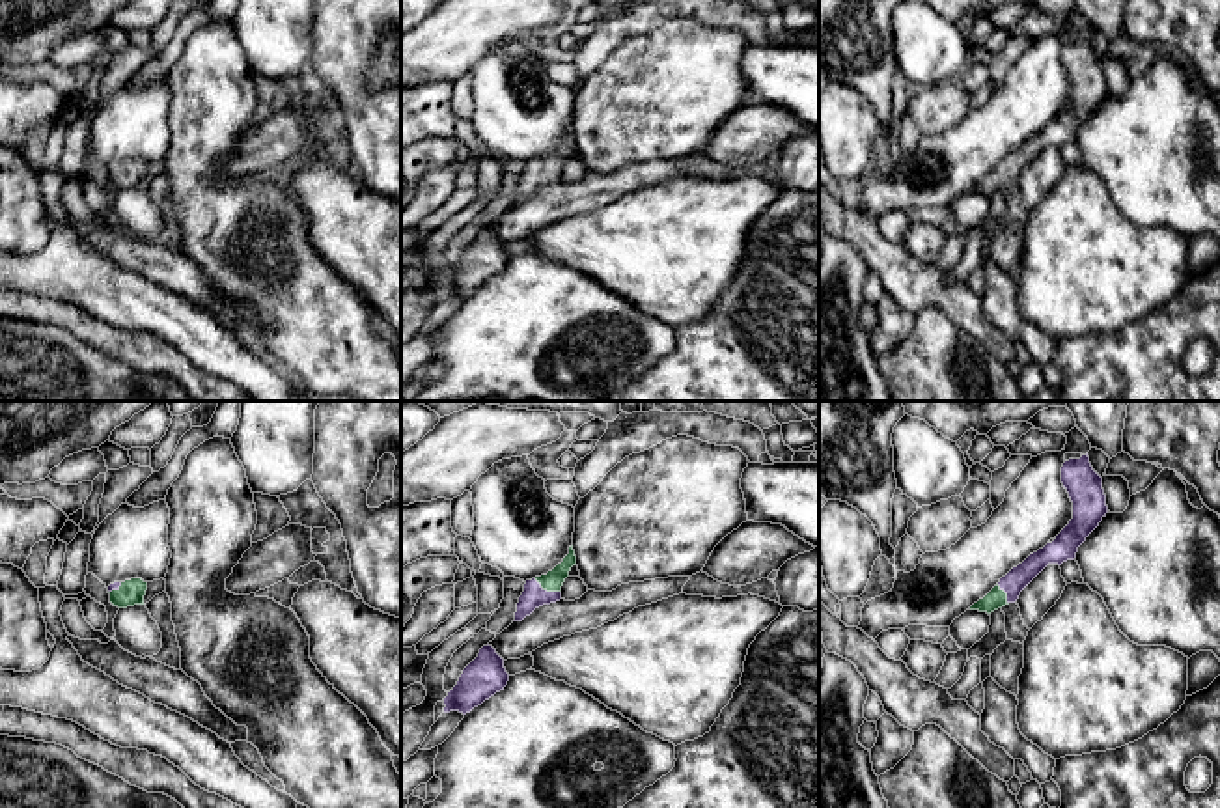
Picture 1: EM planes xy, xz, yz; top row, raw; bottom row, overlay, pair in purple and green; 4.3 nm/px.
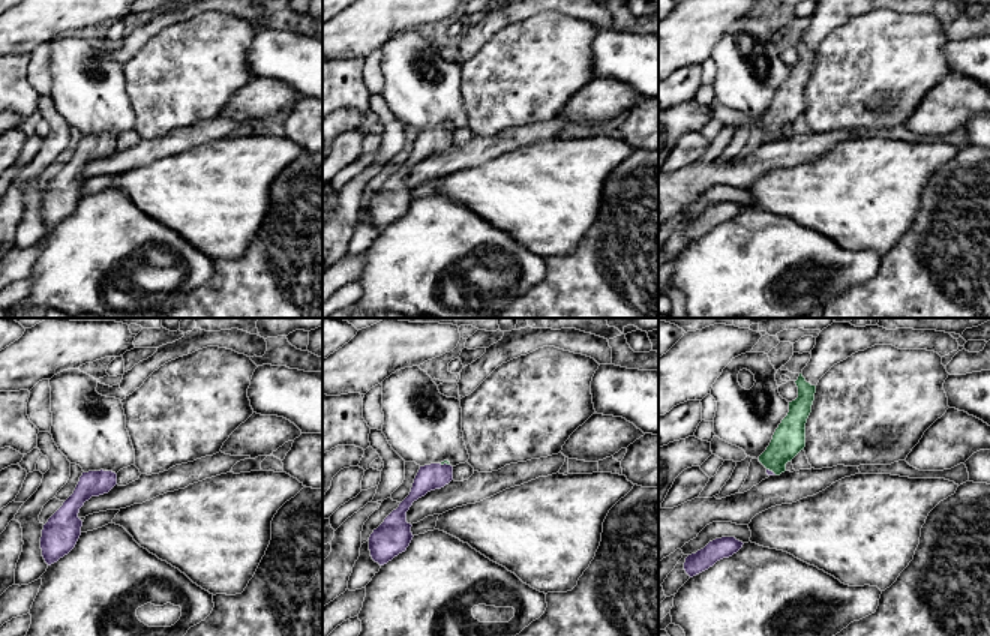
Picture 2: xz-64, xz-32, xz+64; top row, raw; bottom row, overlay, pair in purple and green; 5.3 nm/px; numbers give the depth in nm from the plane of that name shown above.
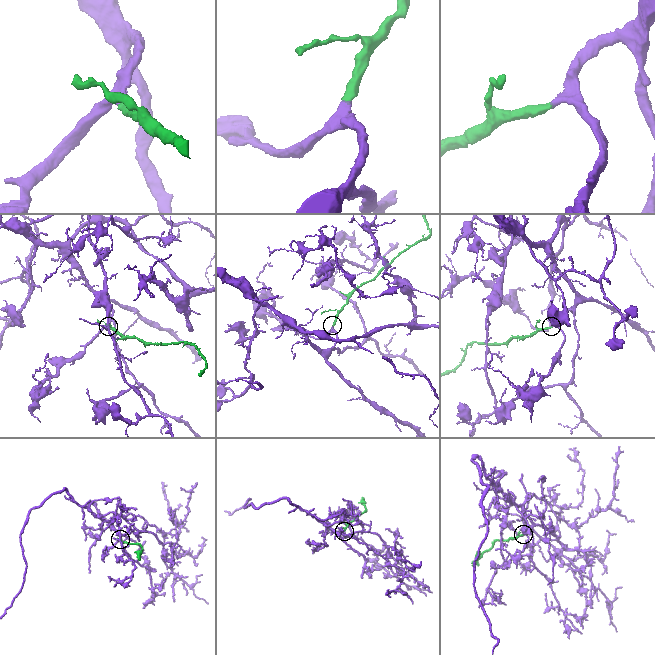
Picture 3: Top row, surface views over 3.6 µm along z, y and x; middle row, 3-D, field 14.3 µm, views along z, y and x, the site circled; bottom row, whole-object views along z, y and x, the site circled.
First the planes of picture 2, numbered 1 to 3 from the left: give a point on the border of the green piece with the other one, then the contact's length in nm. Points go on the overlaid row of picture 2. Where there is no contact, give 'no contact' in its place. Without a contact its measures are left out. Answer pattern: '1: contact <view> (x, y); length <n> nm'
1: no contact
2: contact xz-32 (444, 464); length 60 nm
3: contact xz+64 (771, 471); length 70 nm

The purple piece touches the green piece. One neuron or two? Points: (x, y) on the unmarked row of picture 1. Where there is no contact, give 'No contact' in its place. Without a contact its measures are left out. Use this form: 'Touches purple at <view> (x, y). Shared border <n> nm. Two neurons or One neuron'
Touches purple at xz (545, 172). Shared border 130 nm. One neuron

